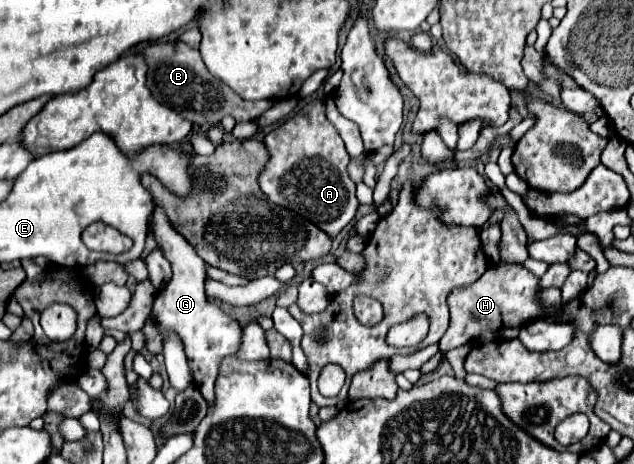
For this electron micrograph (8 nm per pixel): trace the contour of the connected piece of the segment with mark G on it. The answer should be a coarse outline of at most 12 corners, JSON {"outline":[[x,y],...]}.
{"outline":[[156,207],[152,229],[172,265],[142,327],[182,341],[194,383],[214,405],[220,359],[242,327],[204,291],[206,263]]}

